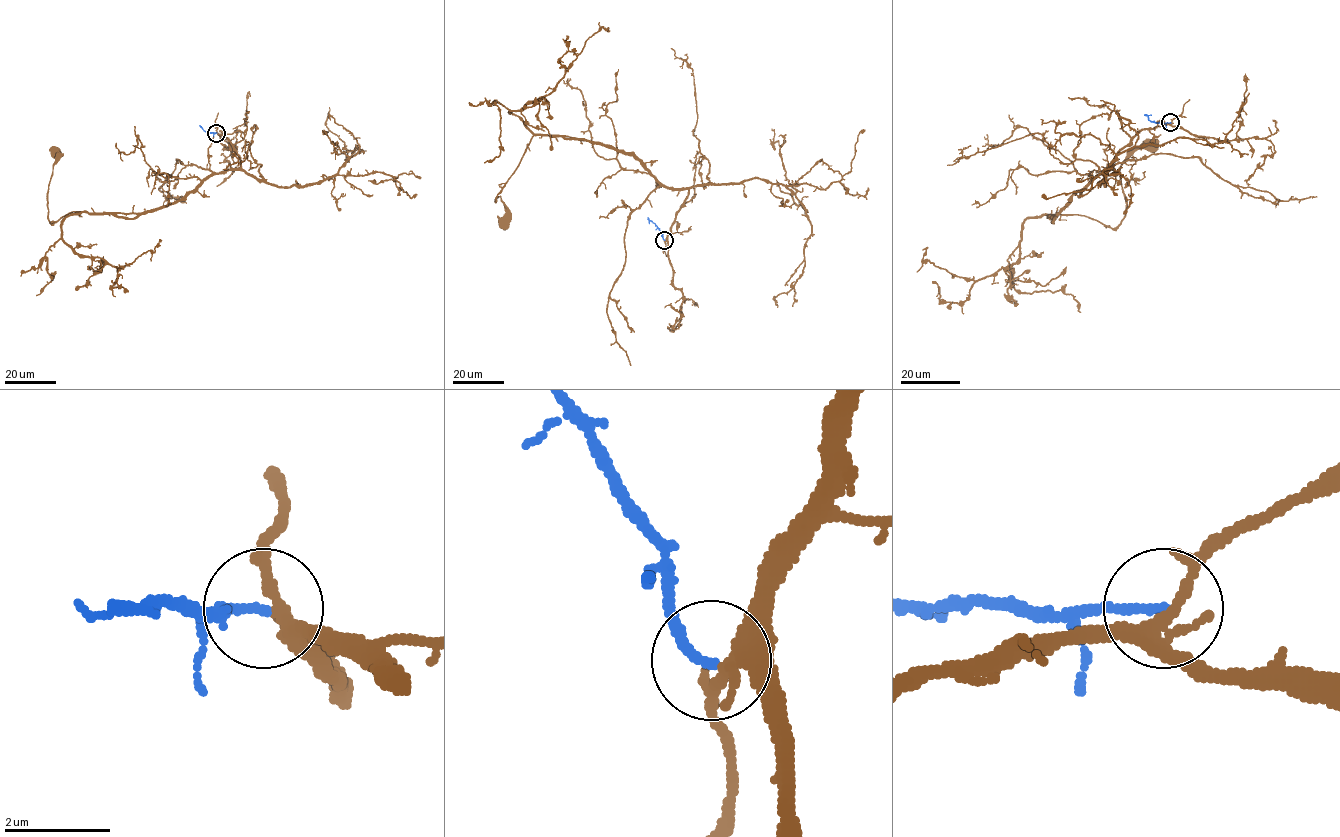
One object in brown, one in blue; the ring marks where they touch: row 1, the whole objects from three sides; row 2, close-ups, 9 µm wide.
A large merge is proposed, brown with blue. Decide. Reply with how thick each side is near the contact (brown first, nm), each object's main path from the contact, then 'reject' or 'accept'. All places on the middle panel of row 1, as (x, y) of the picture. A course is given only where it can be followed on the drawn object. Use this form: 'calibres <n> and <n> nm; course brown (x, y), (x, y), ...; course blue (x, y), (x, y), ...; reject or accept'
calibres 200 and 180 nm; course brown (665, 240), (688, 189), (663, 186), (632, 155), (564, 136), (531, 138), (496, 197), (507, 209), (503, 223); course blue (665, 239), (647, 217); accept

